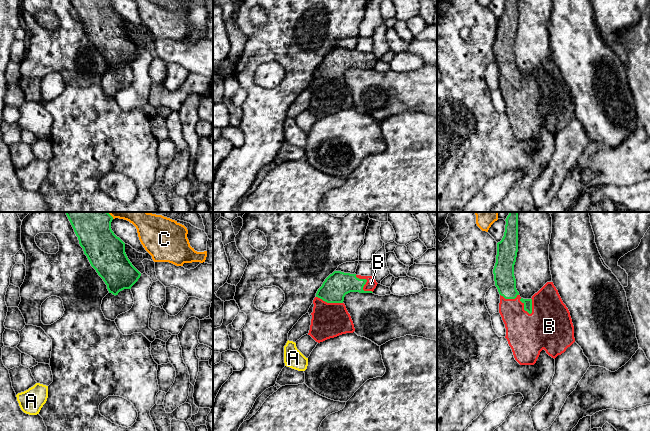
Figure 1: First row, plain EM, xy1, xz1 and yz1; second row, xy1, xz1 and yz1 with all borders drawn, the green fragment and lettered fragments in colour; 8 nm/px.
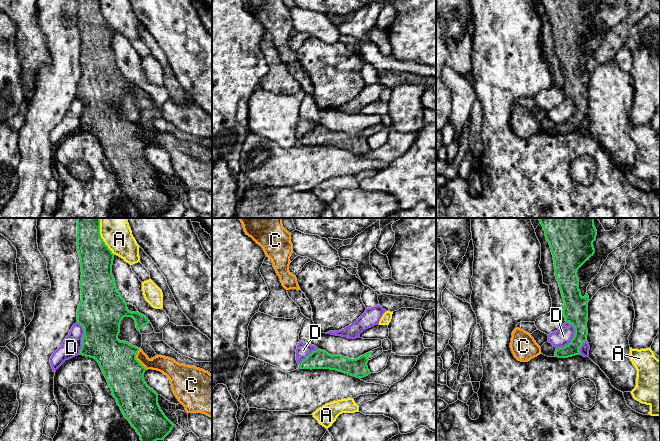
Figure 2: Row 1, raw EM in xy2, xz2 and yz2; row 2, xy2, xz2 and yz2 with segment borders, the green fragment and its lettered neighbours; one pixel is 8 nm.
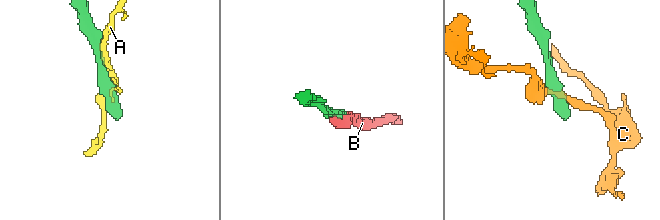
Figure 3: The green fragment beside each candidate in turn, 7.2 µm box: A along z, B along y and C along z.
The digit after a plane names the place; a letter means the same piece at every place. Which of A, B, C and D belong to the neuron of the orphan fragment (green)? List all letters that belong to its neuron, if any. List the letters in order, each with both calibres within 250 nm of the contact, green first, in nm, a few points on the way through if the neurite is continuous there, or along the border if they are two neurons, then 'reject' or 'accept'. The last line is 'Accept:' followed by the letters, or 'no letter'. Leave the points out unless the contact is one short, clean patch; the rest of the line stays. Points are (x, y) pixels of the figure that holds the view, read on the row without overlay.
A: calibres 260 and 220 nm; reject
B: calibres 60 and 360 nm; accept
C: calibres 300 and 140 nm; border xy2 (139, 124), (136, 135), (146, 145); reject
D: calibres 200 and 140 nm; border yz2 (568, 97), (574, 104), (574, 112), (567, 120), (556, 125); reject
Accept: B

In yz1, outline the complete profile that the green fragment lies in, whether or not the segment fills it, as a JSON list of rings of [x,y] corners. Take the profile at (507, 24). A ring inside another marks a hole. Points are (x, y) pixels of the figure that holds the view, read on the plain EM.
[[[506,0],[502,16],[497,19],[493,45],[495,62],[500,70],[499,89],[506,104],[505,114],[520,141],[534,141],[544,125],[552,134],[561,131],[574,118],[574,102],[570,88],[553,58],[547,58],[531,75],[520,73],[516,65],[514,41],[518,28],[518,0]]]

